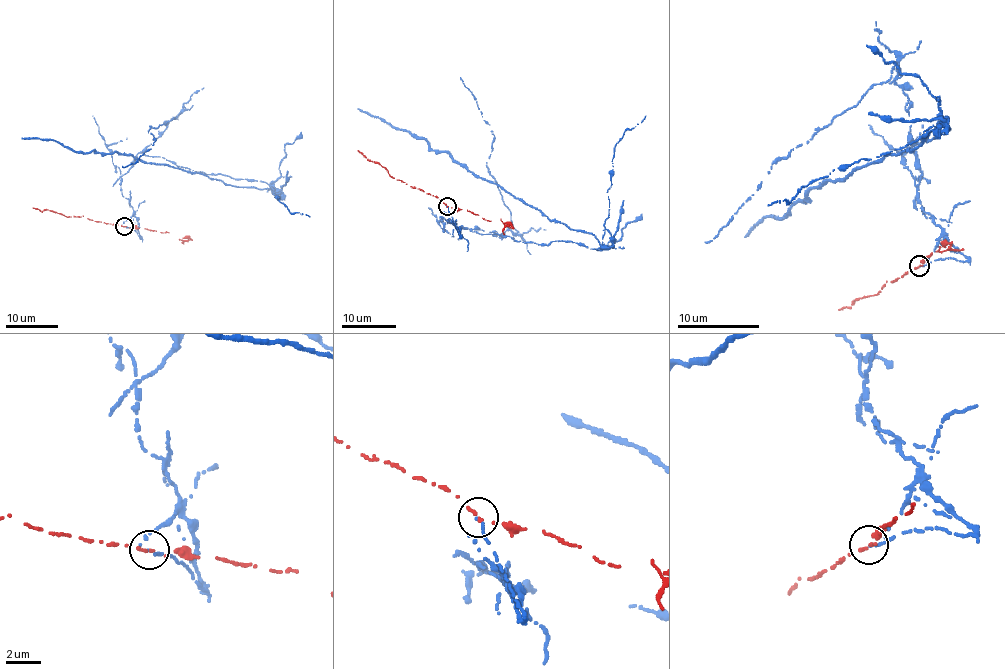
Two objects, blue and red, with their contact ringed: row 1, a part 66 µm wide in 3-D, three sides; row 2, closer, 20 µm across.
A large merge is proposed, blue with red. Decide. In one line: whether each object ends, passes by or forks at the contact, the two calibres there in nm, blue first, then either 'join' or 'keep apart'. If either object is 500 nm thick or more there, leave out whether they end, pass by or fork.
blue ends there; red ends there; 70 nm thick on the blue side, 220 nm on the other; keep apart

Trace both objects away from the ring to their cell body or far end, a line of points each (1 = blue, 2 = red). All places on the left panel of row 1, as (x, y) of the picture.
1: (124, 226), (142, 237), (120, 182), (141, 152), (271, 188), (21, 138)
2: (124, 226), (32, 208)

